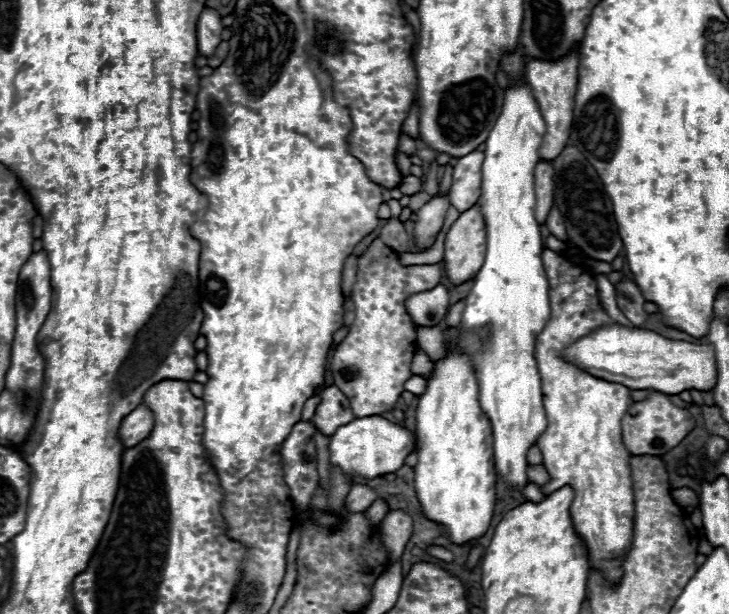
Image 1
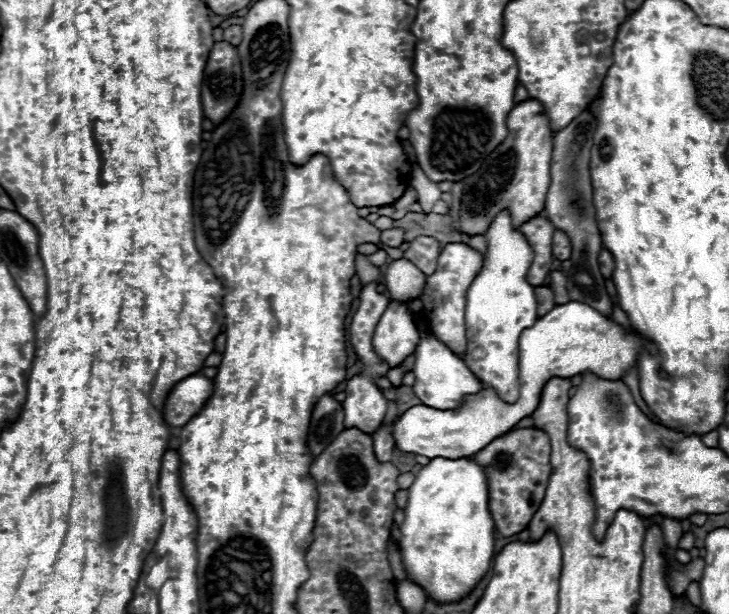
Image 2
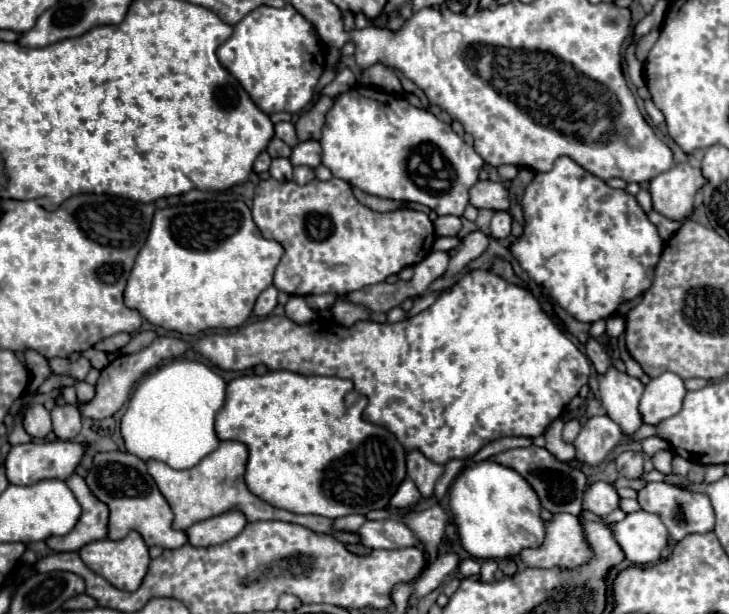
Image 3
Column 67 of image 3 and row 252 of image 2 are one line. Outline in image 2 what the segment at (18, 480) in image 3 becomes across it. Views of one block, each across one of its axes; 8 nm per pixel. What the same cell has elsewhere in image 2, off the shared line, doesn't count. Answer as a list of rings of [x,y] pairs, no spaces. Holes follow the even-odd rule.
[[[450,242],[442,248],[438,256],[438,268],[432,276],[426,278],[426,286],[422,292],[430,332],[436,338],[440,338],[440,342],[444,342],[458,356],[464,354],[464,346],[466,346],[466,326],[464,326],[466,292],[468,286],[472,284],[472,278],[476,278],[476,274],[480,272],[480,266],[482,266],[482,254],[478,250],[462,242]]]

